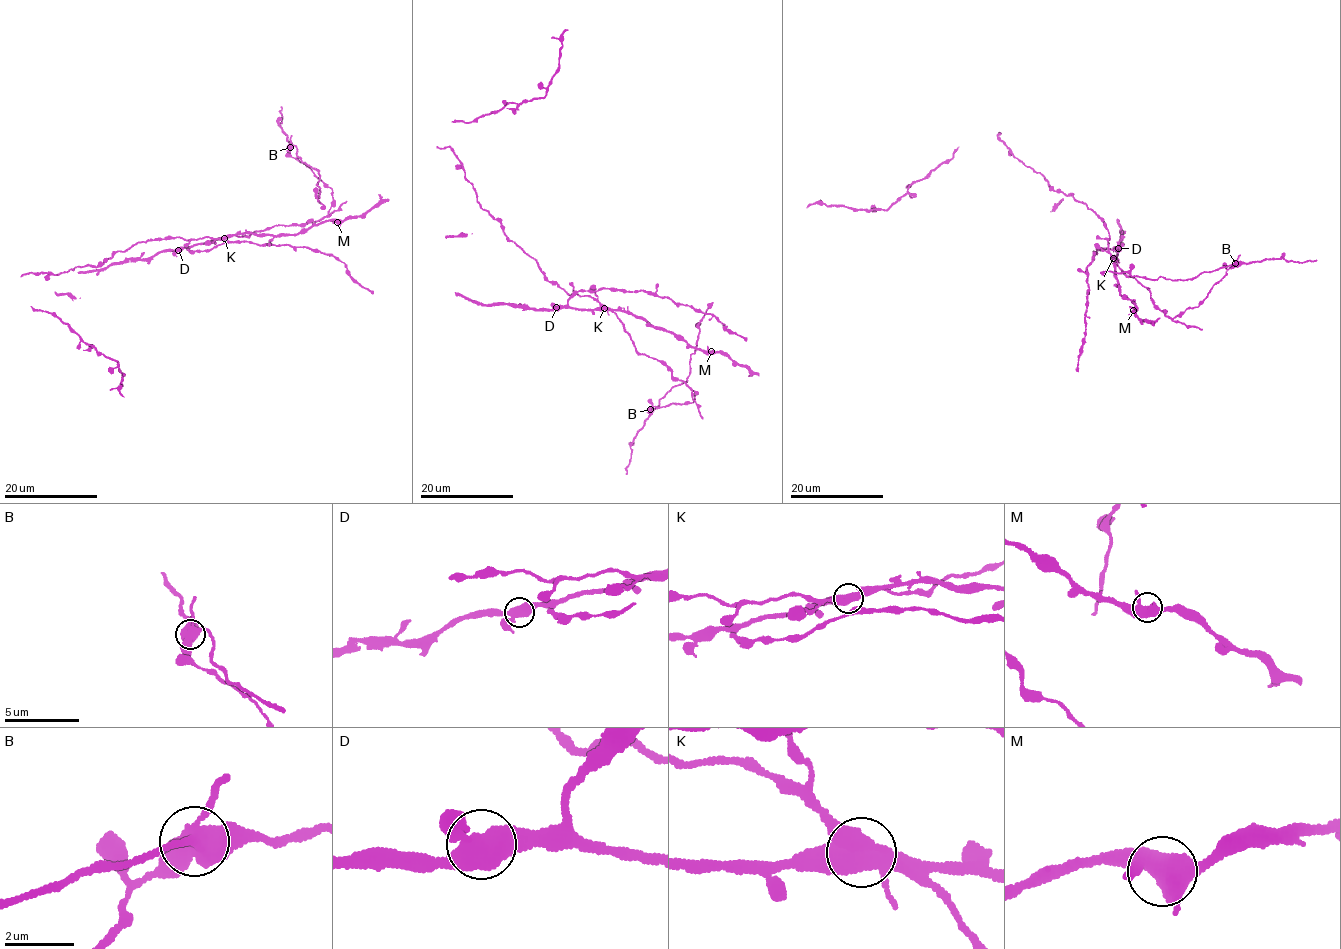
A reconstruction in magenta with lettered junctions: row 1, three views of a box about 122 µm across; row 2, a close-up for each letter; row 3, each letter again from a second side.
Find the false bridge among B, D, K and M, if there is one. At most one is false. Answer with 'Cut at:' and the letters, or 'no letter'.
Cut at: B

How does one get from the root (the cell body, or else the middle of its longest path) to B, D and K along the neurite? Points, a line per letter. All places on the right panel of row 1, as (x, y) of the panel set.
B: (1108, 229), (1110, 256), (1126, 275), (1148, 289), (1151, 300), (1168, 317), (1198, 306), (1215, 283), (1236, 264)
D: (1108, 229), (1108, 247), (1112, 255), (1117, 255), (1118, 248)
K: (1108, 229), (1108, 247), (1113, 258)

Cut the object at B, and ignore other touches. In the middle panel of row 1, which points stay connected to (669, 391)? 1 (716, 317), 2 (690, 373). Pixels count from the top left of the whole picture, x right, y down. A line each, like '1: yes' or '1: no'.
1: no
2: yes

